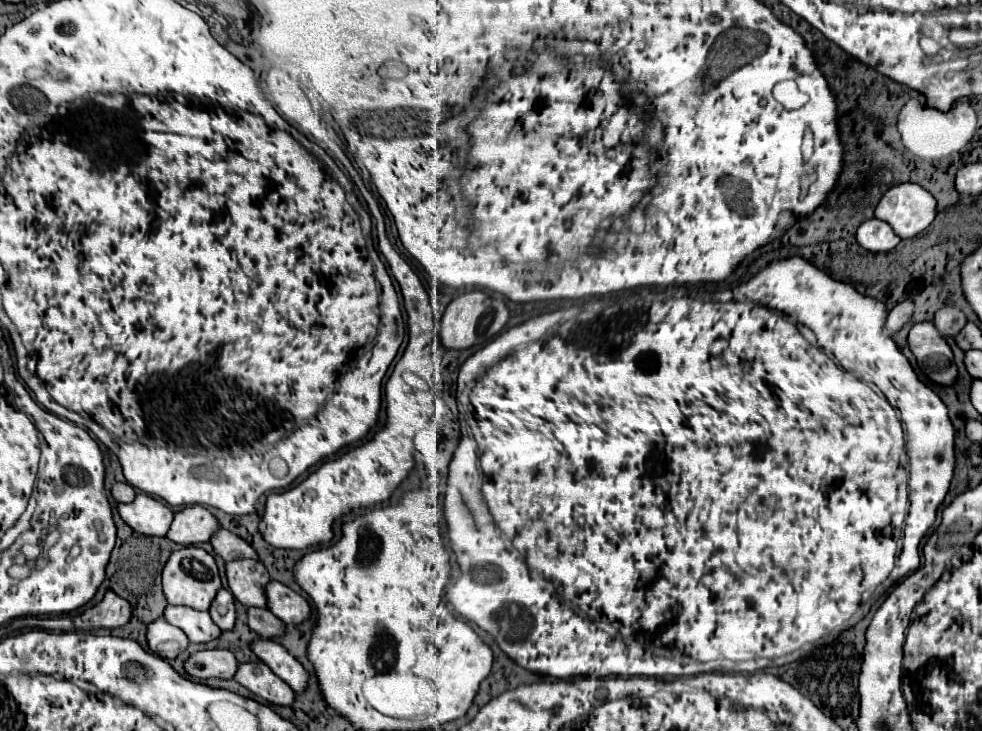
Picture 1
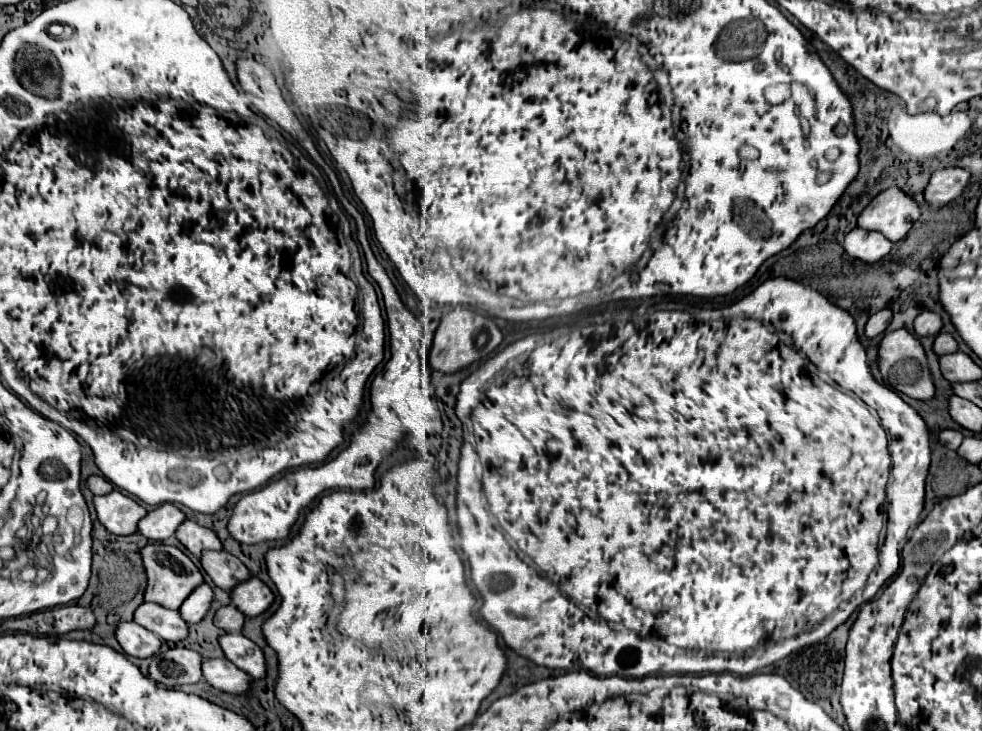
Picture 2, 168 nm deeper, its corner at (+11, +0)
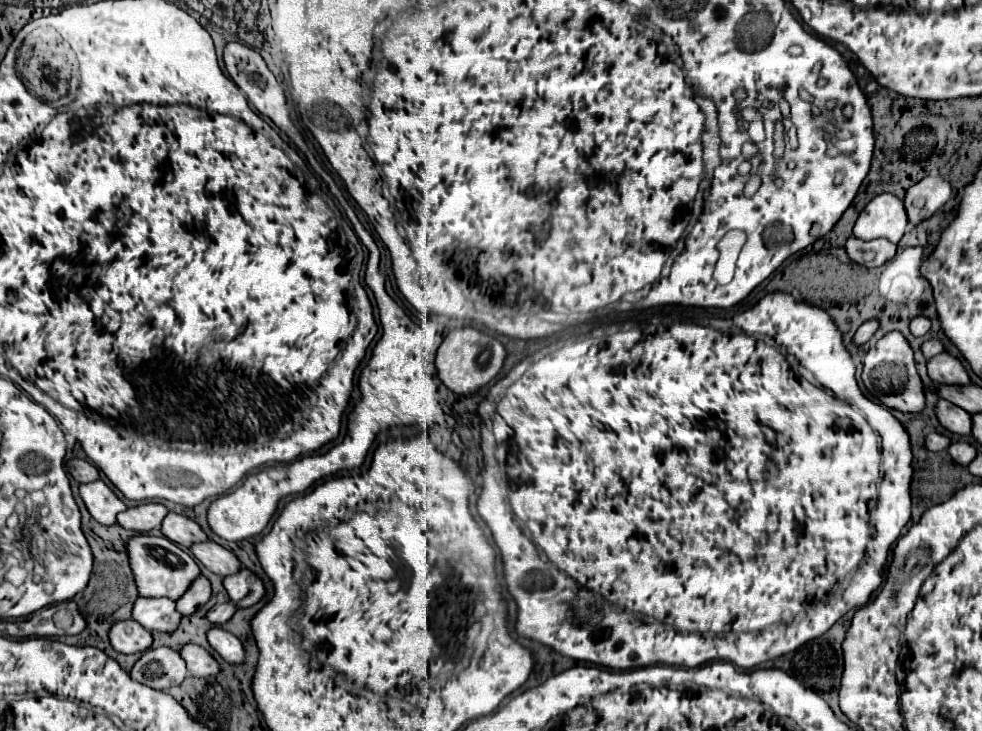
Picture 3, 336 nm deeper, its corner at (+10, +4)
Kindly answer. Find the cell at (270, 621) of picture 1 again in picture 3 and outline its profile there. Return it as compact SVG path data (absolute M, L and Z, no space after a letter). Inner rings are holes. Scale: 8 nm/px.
M224 602L224 604L212 606L210 612L206 614L206 618L208 618L212 624L222 626L222 624L226 624L226 622L234 616L234 612L236 612L236 606L234 606L232 602Z

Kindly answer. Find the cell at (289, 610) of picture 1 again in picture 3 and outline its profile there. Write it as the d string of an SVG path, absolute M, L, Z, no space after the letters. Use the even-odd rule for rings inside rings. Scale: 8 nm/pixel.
M240 568L238 574L226 576L224 578L224 588L226 588L230 600L238 608L254 606L256 602L260 602L264 598L264 592L266 592L262 580L248 568Z

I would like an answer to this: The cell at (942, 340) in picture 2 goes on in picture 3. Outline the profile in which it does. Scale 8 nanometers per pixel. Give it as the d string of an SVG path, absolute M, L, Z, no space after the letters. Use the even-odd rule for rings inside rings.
M938 338L926 340L926 342L922 344L922 352L924 352L924 356L926 356L926 358L932 358L932 356L936 356L936 354L942 354L942 352L944 352L944 344L942 344Z

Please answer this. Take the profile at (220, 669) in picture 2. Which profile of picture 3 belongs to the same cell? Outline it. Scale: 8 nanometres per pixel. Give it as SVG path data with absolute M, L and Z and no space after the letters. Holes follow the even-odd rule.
M186 644L180 650L180 656L186 660L186 666L192 676L210 678L210 676L218 674L218 670L222 670L218 660L214 660L214 656L210 652L206 652L204 648L200 648L196 644Z

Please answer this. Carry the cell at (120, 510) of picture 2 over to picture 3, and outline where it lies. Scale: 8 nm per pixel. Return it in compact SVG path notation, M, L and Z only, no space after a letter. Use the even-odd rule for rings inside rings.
M90 482L90 484L82 484L80 486L80 496L88 508L88 512L104 526L114 526L118 520L118 512L126 510L128 506L114 494L114 490L102 482Z

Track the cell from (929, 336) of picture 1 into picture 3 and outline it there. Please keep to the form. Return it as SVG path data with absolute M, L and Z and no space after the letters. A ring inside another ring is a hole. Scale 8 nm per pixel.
M894 330L884 334L864 356L864 370L862 380L870 396L878 398L884 406L896 408L900 412L922 412L926 398L924 398L924 386L916 372L914 352L908 344L908 340L902 336L902 332Z

